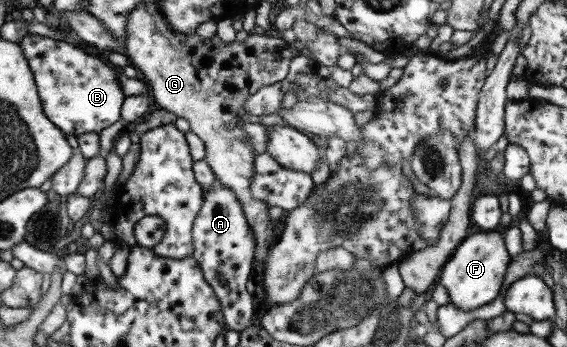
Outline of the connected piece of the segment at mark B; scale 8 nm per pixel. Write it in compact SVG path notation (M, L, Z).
M28 34L17 43L33 74L43 114L63 134L74 136L85 132L98 134L101 129L117 121L121 104L126 97L119 86L118 68L93 56L85 47L41 35Z

